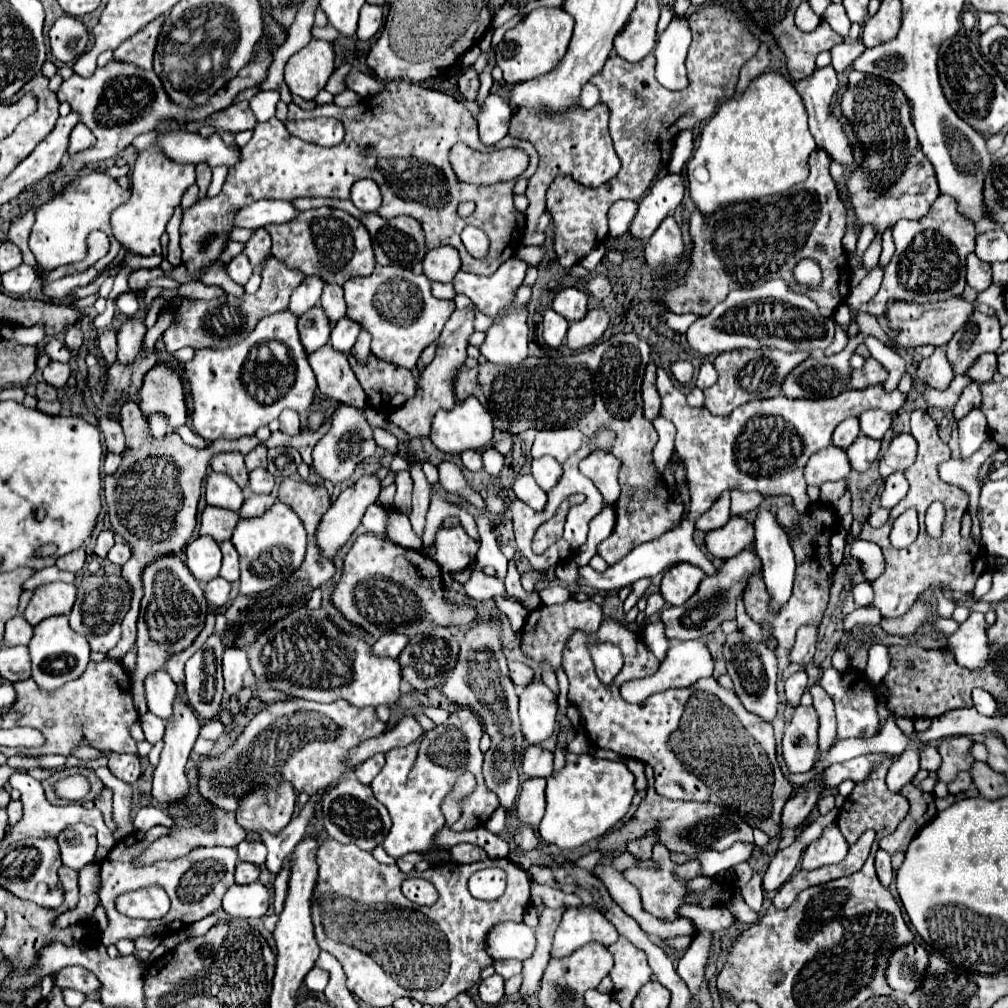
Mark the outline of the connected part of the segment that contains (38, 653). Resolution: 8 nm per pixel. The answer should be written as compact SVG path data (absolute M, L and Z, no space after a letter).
M55 615L45 619L33 629L33 639L29 643L31 651L31 679L43 691L55 691L63 683L77 679L89 663L89 643L83 635L77 635L67 621L67 615Z

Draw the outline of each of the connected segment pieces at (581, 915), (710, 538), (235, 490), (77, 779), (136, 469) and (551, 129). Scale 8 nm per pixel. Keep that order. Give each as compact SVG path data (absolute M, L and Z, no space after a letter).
M595 905L567 909L557 927L551 957L567 957L591 941L611 945L617 937L615 925Z
M731 517L717 531L709 531L705 541L713 557L719 557L723 561L731 559L735 557L735 553L741 553L747 545L753 543L753 523L743 517Z
M211 473L207 479L207 505L225 507L231 511L239 511L245 497L235 481L225 473Z
M73 773L73 775L61 777L55 783L55 791L65 801L79 801L79 799L83 799L91 791L91 783L89 783L89 779L85 775Z
M125 403L121 407L121 427L127 437L127 449L123 451L123 463L115 475L105 477L105 499L109 509L109 519L113 531L123 537L131 545L131 559L123 565L123 577L133 587L131 609L123 619L123 637L119 643L107 653L111 659L121 659L127 651L135 647L137 633L137 615L141 601L141 571L147 563L155 561L167 553L181 553L187 539L195 529L197 517L197 501L201 493L201 483L205 477L205 469L209 459L217 451L239 451L247 455L259 441L257 437L241 437L237 441L219 439L215 445L207 445L205 449L191 447L181 441L177 433L153 439L149 435L149 425L145 415L135 403Z
M597 103L591 109L575 107L575 109L569 109L565 115L547 115L547 113L533 115L527 109L519 109L511 117L509 135L529 141L539 153L539 167L529 179L529 185L525 191L529 199L527 229L531 233L537 231L537 221L545 211L545 191L555 177L569 175L585 187L599 187L601 183L607 183L609 179L613 179L621 167L609 135L609 109L605 103Z

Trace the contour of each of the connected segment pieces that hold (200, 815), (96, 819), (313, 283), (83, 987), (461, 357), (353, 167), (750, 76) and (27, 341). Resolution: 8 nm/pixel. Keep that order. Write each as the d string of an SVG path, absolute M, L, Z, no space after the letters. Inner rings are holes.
M195 791L195 795L189 795L183 803L179 803L175 807L169 807L167 813L177 821L177 827L171 829L171 835L157 839L153 843L151 851L149 849L143 851L135 860L135 866L151 865L151 863L161 861L161 859L169 859L169 861L179 859L185 853L189 853L191 847L197 847L197 845L205 845L205 847L215 847L215 845L237 847L247 837L247 831L243 827L239 827L239 823L235 821L235 813L227 813L227 811L207 803L205 799L201 799L201 795L197 791Z
M13 773L9 778L9 783L13 789L16 789L21 793L21 801L23 801L23 807L25 807L25 813L23 813L23 819L11 829L7 831L5 839L9 843L13 841L19 841L23 837L57 837L65 827L71 827L75 823L85 823L85 825L91 825L97 829L99 833L99 845L111 849L115 845L113 837L111 837L111 829L105 825L103 821L103 815L99 809L85 809L83 805L79 803L71 803L71 805L63 805L63 807L57 807L57 805L51 805L47 799L45 799L45 793L43 793L43 787L39 781L35 781L31 775L27 773Z
M305 277L303 283L293 291L291 295L291 303L289 303L289 311L293 315L303 315L305 311L309 311L311 307L315 307L321 299L321 291L323 291L323 281L319 277Z
M63 967L63 971L59 971L55 983L61 989L75 989L81 993L95 993L101 987L99 979L83 967Z
M467 307L467 309L455 309L453 315L449 317L445 329L441 331L441 337L437 341L437 353L435 353L435 359L431 365L425 367L425 371L421 373L421 379L419 379L419 389L417 389L417 397L409 399L405 405L401 405L399 409L395 409L393 413L387 415L387 419L405 429L411 437L429 437L431 433L431 419L435 417L437 411L449 411L453 405L455 405L455 395L453 395L453 377L457 373L457 369L465 363L467 359L467 345L469 345L469 337L473 335L473 309Z
M391 81L391 83L385 85L383 93L379 93L375 97L367 97L363 101L365 103L357 103L357 105L347 107L347 109L337 107L337 105L331 103L331 105L319 105L313 111L303 111L295 103L289 105L289 119L291 121L323 117L323 115L339 119L345 127L345 139L343 139L343 143L333 145L333 147L319 147L319 145L301 141L299 137L293 137L277 117L271 117L269 121L255 125L253 137L245 147L241 147L241 157L239 157L241 161L235 163L233 169L229 169L229 175L223 183L221 193L217 197L207 197L205 195L193 207L183 211L183 221L181 221L183 267L187 267L187 273L191 273L195 281L223 253L223 249L229 241L229 233L235 227L235 215L245 205L251 205L259 199L285 199L285 201L293 201L293 199L299 199L299 197L349 199L351 185L357 179L363 179L363 177L371 177L381 187L381 193L383 193L381 217L383 219L385 217L393 219L393 217L399 217L399 215L415 217L423 225L425 239L427 239L427 249L435 249L435 247L441 247L441 245L455 247L461 255L463 271L477 273L477 275L491 275L501 263L505 263L509 257L515 255L515 251L519 247L519 241L523 237L523 231L525 231L525 223L523 223L525 217L513 205L513 185L515 185L515 181L495 183L491 187L487 187L487 185L477 187L477 185L461 183L455 177L455 173L449 165L449 159L447 159L449 147L457 141L463 141L471 149L477 149L477 151L491 151L493 149L493 147L485 147L479 141L477 123L475 123L473 115L469 113L469 109L447 93L441 93L437 89L423 87L423 85L417 85L417 83L411 83L411 81ZM463 201L473 201L475 203L475 211L465 219L457 215L457 205L463 203ZM467 225L479 227L487 233L487 237L491 241L491 251L489 251L487 259L475 259L463 247L459 235Z
M761 45L759 51L757 51L757 55L751 57L751 59L743 65L739 83L737 83L737 87L735 87L735 97L743 95L743 91L749 87L749 83L751 83L755 77L759 77L759 73L763 73L763 71L767 69L767 65L769 65L769 49L767 49L765 45Z
M42 323L27 328L3 325L1 335L5 339L15 339L19 344L33 346L40 344L46 337Z

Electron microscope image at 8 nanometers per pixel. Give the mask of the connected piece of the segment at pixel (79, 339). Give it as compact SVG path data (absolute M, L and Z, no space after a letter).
M77 325L69 327L67 333L65 333L65 345L67 345L71 351L77 351L77 349L83 345L83 339L85 339L85 335L83 335L83 331L81 331Z

